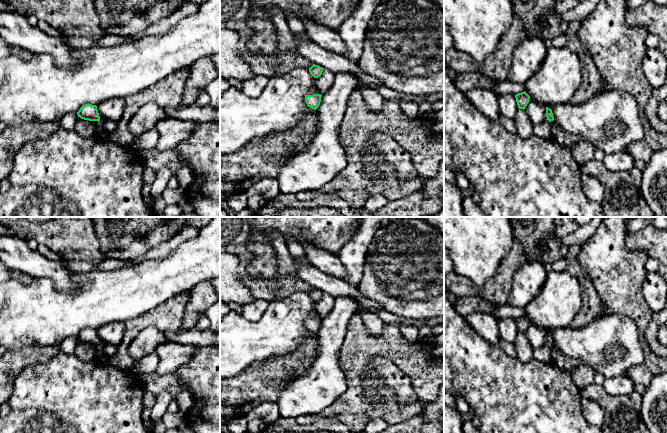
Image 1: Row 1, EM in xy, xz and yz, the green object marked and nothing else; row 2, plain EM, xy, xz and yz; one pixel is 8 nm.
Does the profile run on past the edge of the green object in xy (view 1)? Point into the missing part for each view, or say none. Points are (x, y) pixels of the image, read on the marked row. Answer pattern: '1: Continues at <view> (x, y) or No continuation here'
1: No continuation here

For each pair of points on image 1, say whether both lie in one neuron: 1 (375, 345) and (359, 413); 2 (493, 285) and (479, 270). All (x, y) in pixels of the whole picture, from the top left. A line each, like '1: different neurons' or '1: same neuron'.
1: same neuron
2: different neurons

